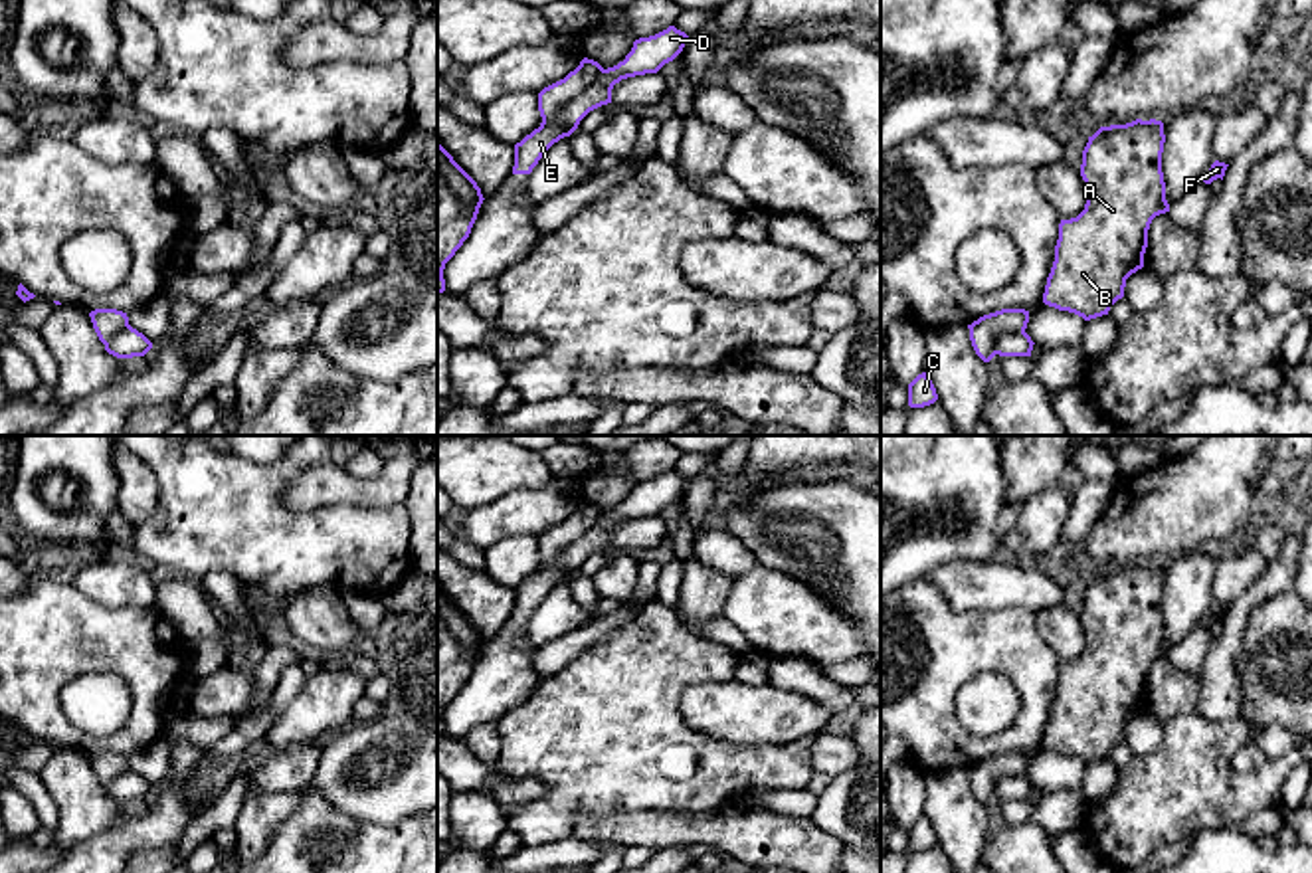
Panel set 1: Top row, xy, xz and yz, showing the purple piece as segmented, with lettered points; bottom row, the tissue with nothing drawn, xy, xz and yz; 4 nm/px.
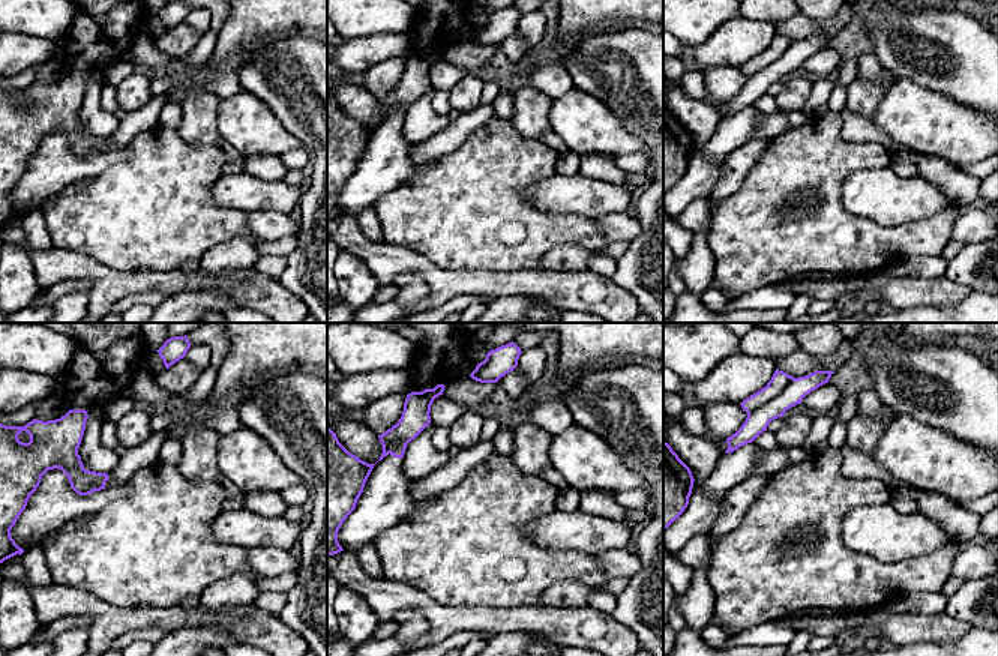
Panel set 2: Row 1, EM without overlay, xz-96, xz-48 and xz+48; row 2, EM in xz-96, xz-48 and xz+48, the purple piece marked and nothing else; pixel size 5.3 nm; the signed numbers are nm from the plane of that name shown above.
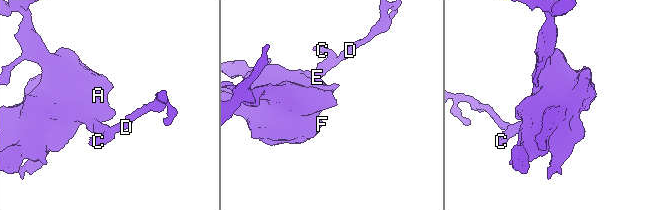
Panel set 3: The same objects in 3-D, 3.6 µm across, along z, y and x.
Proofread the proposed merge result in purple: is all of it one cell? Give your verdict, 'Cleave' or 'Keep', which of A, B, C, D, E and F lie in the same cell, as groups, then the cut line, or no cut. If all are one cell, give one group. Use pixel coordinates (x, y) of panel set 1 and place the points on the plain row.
Cleave. Groups: A B C F / D E. Split along xz (604, 513), (551, 565), (541, 569)

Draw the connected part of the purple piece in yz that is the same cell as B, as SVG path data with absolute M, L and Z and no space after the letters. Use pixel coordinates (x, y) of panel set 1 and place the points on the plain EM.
M1156 562L1100 570L1088 580L1080 608L1086 647L1077 661L1059 667L1055 705L1043 736L1045 748L1090 764L1108 758L1124 740L1126 723L1144 711L1152 663L1170 655L1162 616L1164 586L1164 566Z

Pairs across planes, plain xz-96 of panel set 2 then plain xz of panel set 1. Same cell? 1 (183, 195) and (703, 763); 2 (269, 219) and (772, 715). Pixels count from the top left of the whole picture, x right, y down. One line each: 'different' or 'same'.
1: same
2: different

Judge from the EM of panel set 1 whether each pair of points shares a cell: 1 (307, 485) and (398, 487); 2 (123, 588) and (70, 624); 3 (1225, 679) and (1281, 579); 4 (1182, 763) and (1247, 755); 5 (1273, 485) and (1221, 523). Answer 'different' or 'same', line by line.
1: same
2: different
3: same
4: different
5: different

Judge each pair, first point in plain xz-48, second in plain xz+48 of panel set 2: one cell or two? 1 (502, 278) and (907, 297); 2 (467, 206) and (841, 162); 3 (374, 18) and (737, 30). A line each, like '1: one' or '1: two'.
1: one
2: one
3: two

